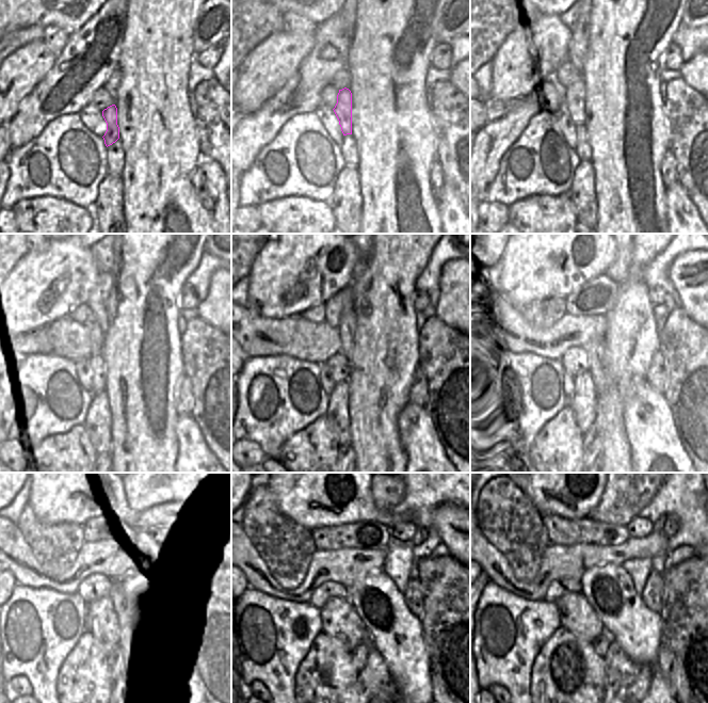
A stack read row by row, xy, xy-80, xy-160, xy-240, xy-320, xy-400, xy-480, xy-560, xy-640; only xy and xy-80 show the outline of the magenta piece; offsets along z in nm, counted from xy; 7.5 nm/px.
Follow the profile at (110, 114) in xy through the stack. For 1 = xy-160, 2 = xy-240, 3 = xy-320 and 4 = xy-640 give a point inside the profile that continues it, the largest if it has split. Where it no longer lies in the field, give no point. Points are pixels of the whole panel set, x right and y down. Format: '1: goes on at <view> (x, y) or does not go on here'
1: goes on at xy-160 (575, 92)
2: goes on at xy-240 (96, 335)
3: goes on at xy-320 (334, 305)
4: goes on at xy-640 (564, 531)

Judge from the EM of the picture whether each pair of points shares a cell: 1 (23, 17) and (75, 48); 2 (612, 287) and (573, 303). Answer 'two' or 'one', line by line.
1: two
2: one

